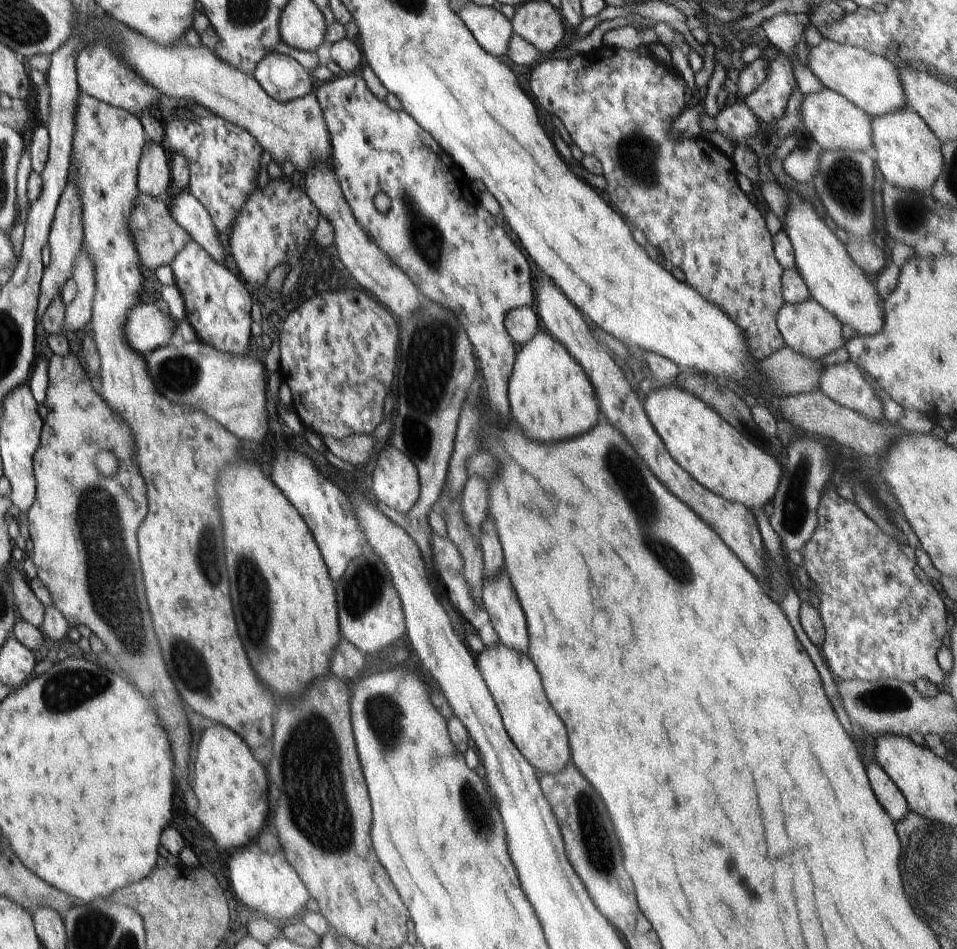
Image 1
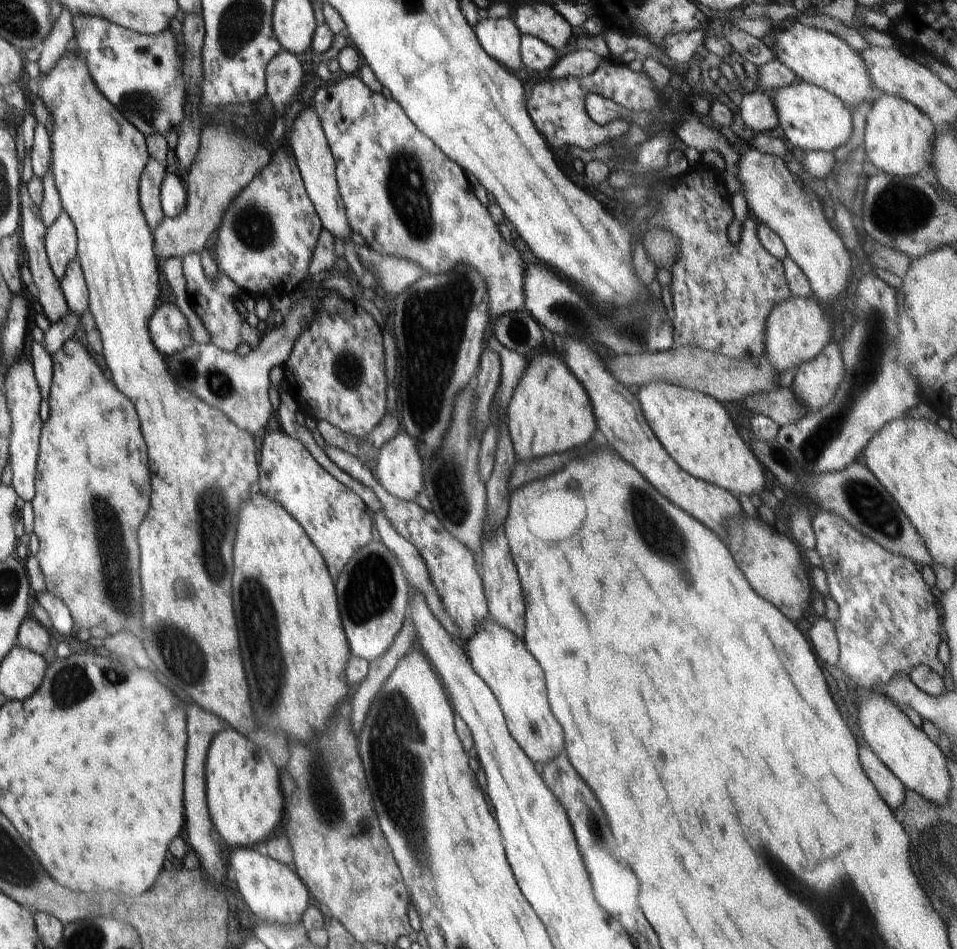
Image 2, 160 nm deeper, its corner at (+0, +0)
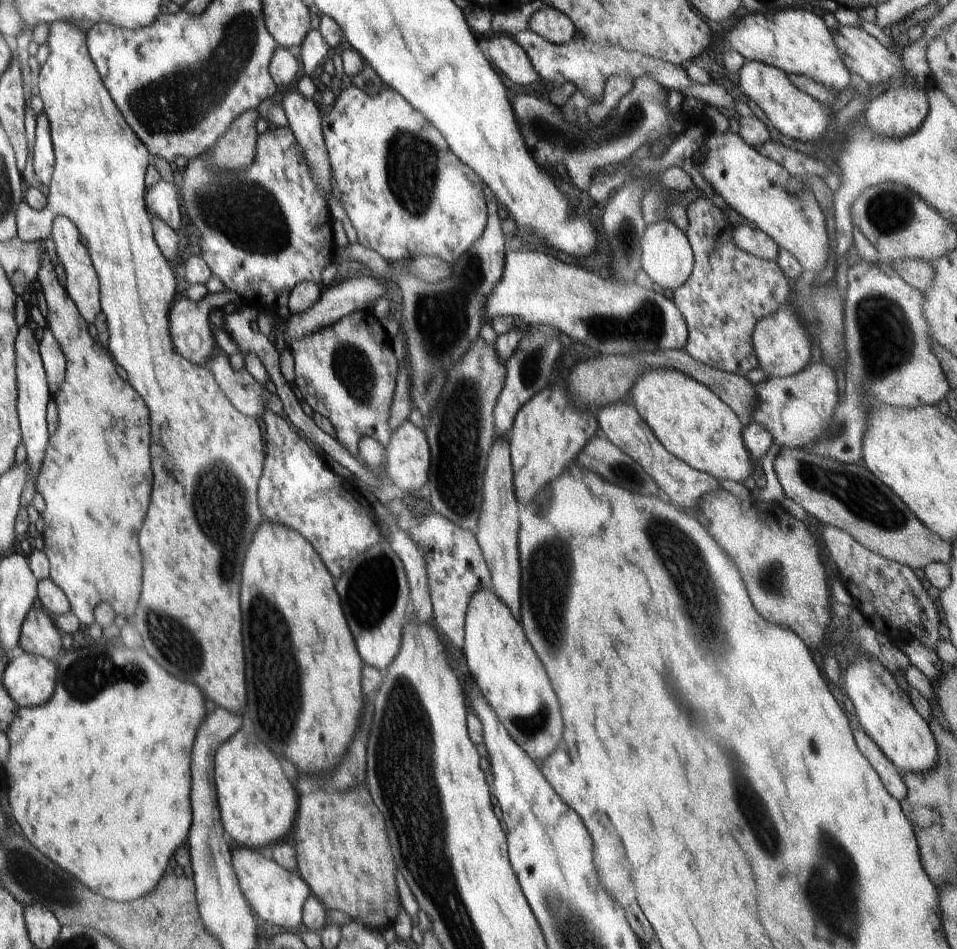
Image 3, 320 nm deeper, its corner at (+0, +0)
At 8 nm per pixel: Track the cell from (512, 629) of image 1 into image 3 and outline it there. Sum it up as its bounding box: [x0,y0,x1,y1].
[476,436,522,622]

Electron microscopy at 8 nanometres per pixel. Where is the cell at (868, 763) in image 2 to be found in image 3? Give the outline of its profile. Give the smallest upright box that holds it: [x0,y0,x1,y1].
[852,728,907,802]

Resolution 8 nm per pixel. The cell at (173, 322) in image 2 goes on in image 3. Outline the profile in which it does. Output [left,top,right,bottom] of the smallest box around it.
[169,290,240,367]

